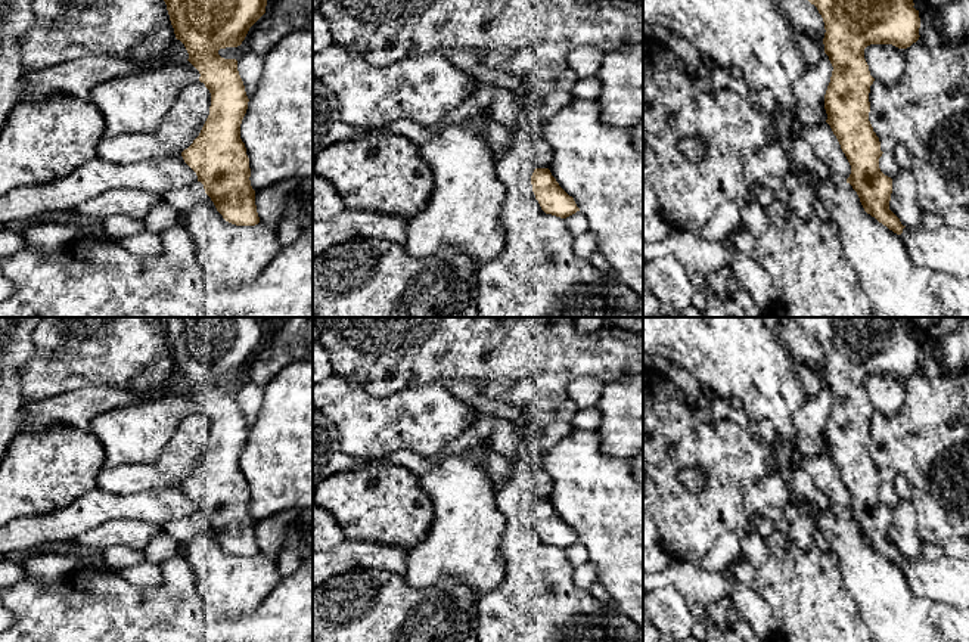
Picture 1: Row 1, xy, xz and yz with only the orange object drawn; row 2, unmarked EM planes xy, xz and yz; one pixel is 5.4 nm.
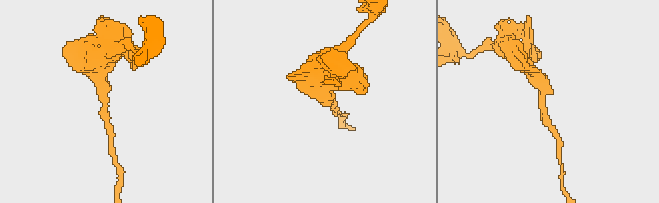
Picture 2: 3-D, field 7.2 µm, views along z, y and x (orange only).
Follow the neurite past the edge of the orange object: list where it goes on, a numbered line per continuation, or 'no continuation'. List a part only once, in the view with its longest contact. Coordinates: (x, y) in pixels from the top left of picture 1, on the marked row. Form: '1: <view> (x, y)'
no continuation

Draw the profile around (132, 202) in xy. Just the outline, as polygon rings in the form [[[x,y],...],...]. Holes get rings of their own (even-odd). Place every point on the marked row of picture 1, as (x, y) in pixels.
[[[111,189],[81,202],[75,211],[90,218],[105,221],[111,215],[145,218],[152,207],[164,201],[162,196],[137,189]]]

